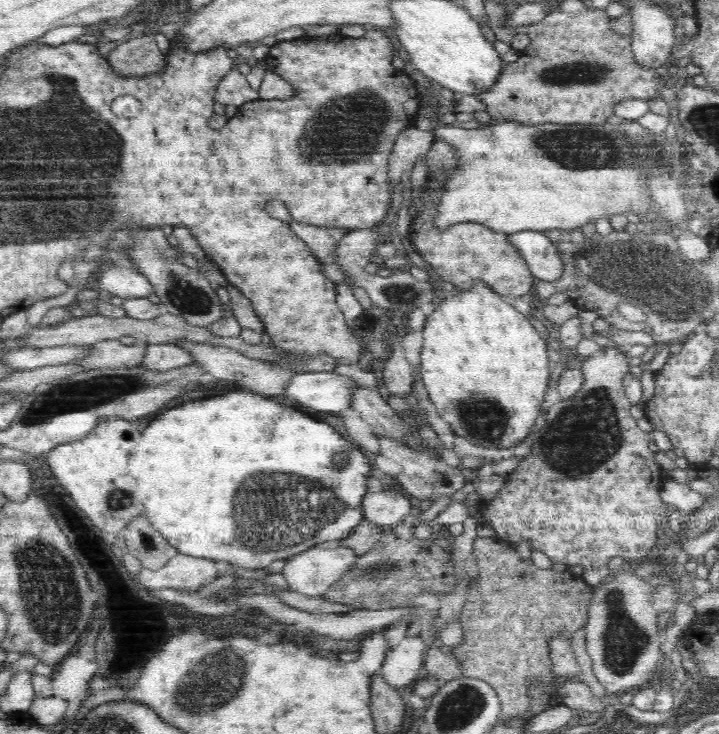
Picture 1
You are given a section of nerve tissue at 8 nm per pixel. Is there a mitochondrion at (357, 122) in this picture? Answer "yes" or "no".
yes

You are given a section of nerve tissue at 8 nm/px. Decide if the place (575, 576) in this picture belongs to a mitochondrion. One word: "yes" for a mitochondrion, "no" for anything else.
no

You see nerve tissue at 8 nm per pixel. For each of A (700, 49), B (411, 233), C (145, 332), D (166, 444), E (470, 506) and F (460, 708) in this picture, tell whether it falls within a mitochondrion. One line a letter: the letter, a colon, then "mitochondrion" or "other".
A: other
B: other
C: other
D: other
E: other
F: mitochondrion

